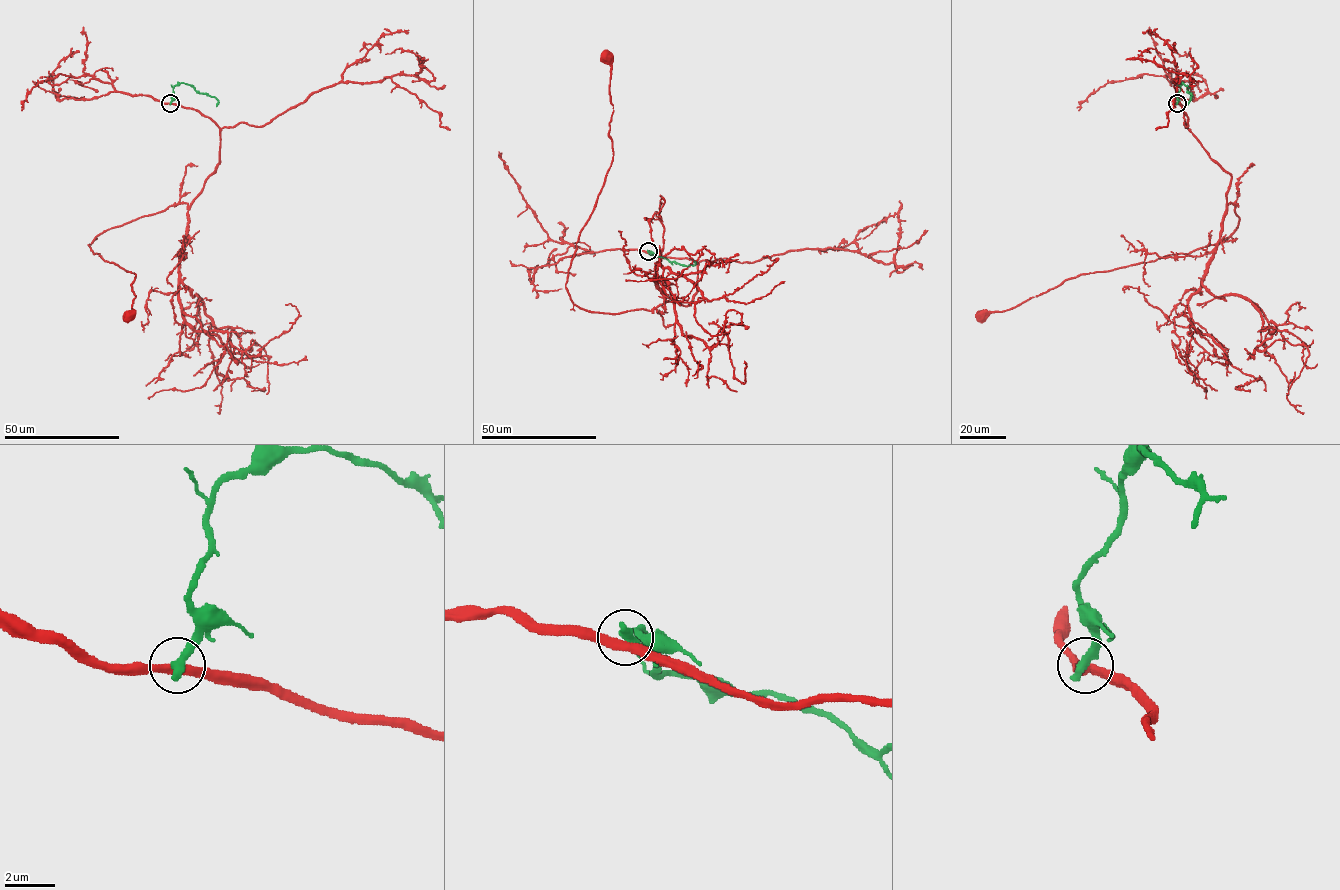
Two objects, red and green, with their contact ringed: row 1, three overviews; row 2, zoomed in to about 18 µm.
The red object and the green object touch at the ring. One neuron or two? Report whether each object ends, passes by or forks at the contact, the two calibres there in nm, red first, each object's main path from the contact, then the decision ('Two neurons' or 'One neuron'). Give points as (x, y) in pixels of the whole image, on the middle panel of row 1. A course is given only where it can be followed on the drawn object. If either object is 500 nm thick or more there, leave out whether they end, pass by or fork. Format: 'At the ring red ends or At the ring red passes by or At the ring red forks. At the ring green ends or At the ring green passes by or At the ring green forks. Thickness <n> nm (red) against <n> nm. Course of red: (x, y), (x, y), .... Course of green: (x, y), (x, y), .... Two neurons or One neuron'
At the ring red passes by. At the ring green ends. Thickness 340 nm (red) against 480 nm. Course of red: (648, 252), (697, 264), (697, 292), (686, 306), (593, 312), (571, 300), (571, 260), (613, 154), (606, 55). Course of green: (648, 252), (688, 266), (694, 265), (694, 261). Two neurons

